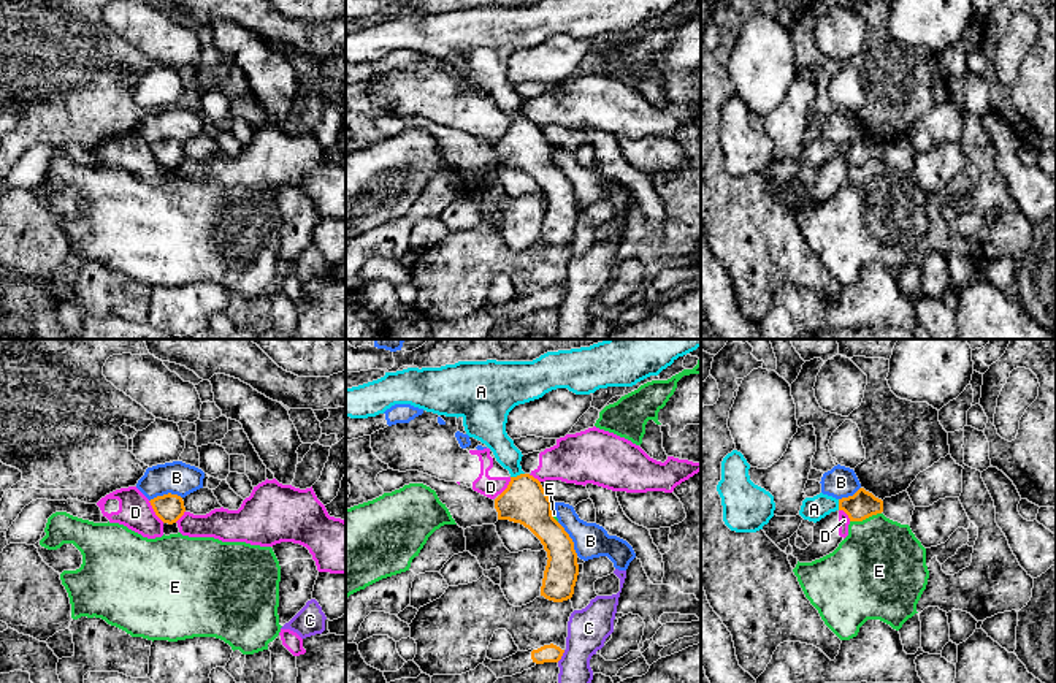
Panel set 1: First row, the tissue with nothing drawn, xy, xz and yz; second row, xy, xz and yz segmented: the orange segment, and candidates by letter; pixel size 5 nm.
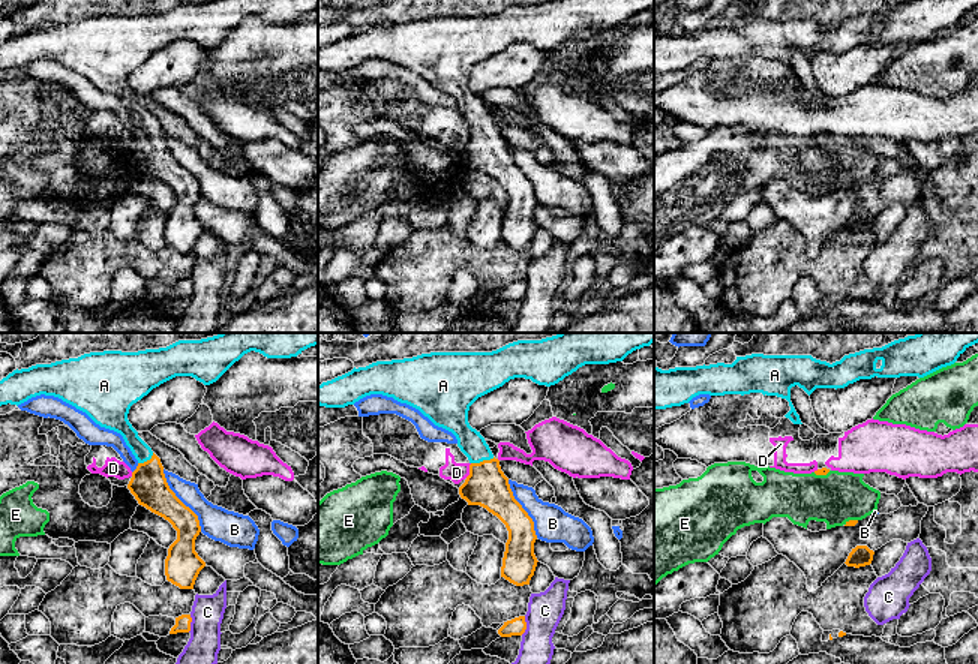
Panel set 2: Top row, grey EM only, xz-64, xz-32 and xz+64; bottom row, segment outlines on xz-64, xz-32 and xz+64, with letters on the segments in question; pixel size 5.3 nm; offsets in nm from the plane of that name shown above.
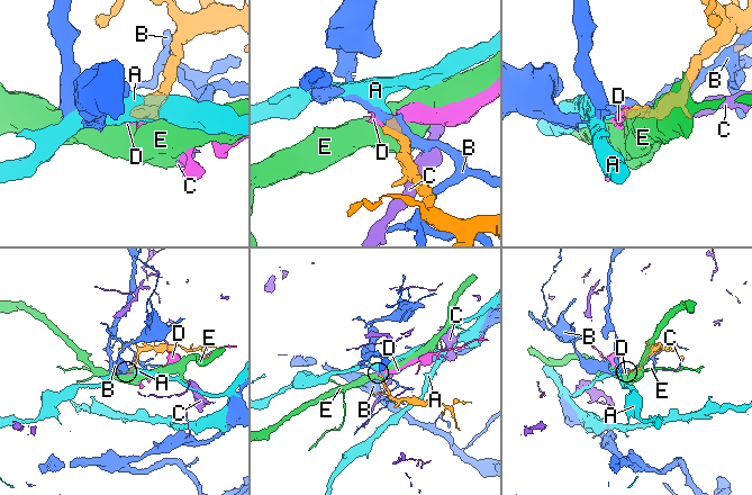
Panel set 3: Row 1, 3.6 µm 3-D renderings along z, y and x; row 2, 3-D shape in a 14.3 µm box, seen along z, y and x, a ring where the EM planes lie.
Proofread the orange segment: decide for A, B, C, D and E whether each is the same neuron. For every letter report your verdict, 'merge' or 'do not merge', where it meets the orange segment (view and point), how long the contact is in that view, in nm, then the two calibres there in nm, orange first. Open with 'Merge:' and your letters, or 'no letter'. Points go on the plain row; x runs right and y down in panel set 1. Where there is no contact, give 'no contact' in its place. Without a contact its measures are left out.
Merge: A
A: merge | xz (517, 121) | 80 nm | 220/130 nm
B: do not merge | xz (571, 184) | 200 nm | 190/180 nm
C: do not merge | xz (562, 300) | 80 nm | 100/200 nm
D: do not merge | xy (154, 156) | 140 nm | 140/170 nm
E: do not merge | yz (864, 164) | 170 nm | 140/460 nm

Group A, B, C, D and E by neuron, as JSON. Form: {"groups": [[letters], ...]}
{"groups": [["A"], ["B"], ["C"], ["D"], ["E"]]}

